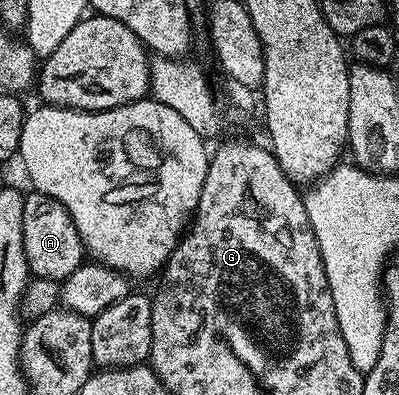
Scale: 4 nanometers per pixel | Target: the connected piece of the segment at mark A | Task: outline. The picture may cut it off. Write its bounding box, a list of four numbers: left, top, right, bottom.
[22,192,86,283]

